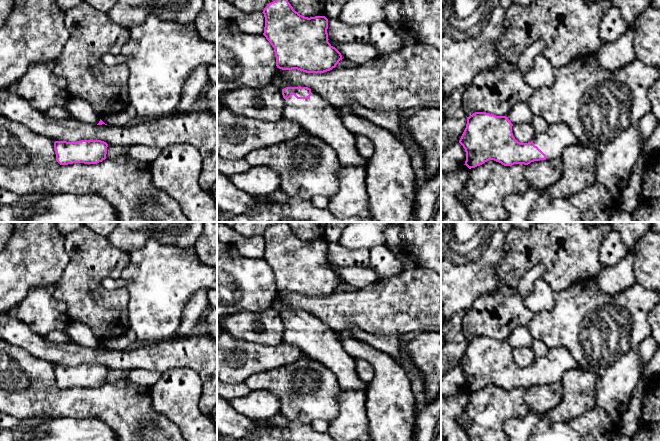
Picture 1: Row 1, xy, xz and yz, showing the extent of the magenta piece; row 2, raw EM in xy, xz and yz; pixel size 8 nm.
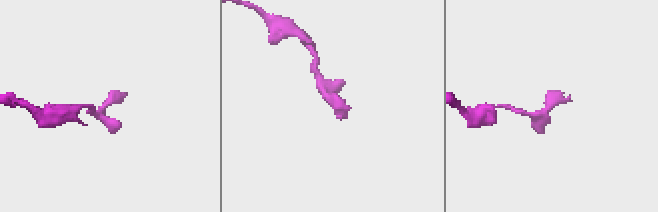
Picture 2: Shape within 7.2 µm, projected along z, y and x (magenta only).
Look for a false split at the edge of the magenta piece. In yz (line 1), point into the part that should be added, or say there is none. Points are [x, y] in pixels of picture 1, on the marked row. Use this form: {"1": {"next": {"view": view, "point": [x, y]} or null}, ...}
{"1": {"next": {"view": "yz", "point": [556, 138]}}}

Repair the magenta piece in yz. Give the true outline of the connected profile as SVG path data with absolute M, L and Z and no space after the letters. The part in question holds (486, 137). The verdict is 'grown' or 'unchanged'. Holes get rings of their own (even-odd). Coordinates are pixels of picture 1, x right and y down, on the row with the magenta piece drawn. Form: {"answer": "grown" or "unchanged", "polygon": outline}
{"answer": "grown", "polygon": "M475 112L467 117L466 128L459 140L466 152L464 165L471 169L489 160L494 160L504 166L528 165L534 161L561 158L562 151L567 146L579 143L571 128L565 123L549 125L546 131L537 133L534 139L528 143L520 143L515 139L512 126L513 124L508 117L496 116L486 112Z"}

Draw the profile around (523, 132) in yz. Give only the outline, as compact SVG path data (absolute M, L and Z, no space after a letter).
M531 123L514 124L512 126L512 133L520 143L531 142L537 134Z

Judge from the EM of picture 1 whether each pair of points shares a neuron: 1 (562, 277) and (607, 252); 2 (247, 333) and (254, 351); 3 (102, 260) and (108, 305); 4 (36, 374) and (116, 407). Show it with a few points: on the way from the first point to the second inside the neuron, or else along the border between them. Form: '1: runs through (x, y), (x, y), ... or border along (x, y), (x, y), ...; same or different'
1: border along (607, 235), (599, 248), (599, 261), (603, 267); different
2: border along (229, 334), (244, 341), (274, 346); different
3: runs through (96, 271), (96, 287), (103, 294); same
4: runs through (56, 394), (64, 402), (96, 402); same

